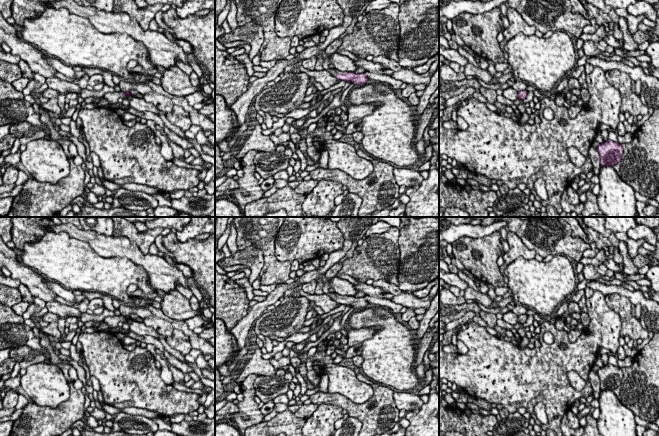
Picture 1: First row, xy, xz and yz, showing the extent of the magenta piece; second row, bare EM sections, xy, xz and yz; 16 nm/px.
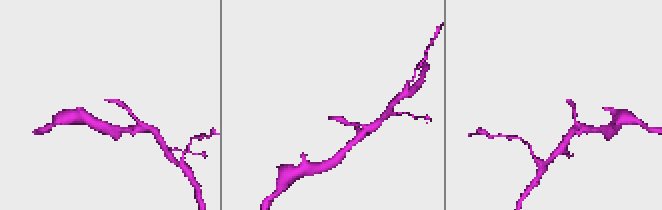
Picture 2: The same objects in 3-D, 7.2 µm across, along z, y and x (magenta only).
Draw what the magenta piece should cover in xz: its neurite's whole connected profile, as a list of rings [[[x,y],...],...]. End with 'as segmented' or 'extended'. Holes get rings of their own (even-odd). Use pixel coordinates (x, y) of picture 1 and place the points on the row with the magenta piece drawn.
[[[342,39],[334,40],[326,49],[325,53],[327,55],[327,58],[323,61],[323,69],[329,71],[333,76],[335,76],[338,80],[340,81],[349,81],[354,84],[358,85],[364,85],[366,82],[368,82],[370,79],[364,74],[356,74],[355,72],[345,72],[345,71],[340,71],[335,68],[330,69],[329,65],[329,57],[336,53],[338,47],[341,45]]]; extended

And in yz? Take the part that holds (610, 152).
[[[607,139],[604,143],[599,144],[596,150],[600,155],[601,167],[614,166],[622,159],[623,148],[619,142]]]; as segmented

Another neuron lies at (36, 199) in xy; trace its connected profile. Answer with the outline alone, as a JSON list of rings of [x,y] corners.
[[[74,157],[68,158],[70,163],[69,175],[56,184],[41,183],[33,177],[28,178],[28,180],[22,184],[23,189],[21,192],[14,197],[11,210],[5,217],[53,217],[56,213],[60,213],[62,209],[73,202],[76,197],[85,193],[85,172],[81,165],[74,163],[73,159]]]

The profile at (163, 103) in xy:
[[[152,92],[143,95],[143,99],[148,103],[152,103],[156,108],[165,113],[172,112],[174,104],[171,98],[166,97],[165,95]]]

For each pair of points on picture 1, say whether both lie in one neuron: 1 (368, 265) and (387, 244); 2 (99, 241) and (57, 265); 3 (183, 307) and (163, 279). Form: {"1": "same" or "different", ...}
{"1": "same", "2": "different", "3": "different"}

